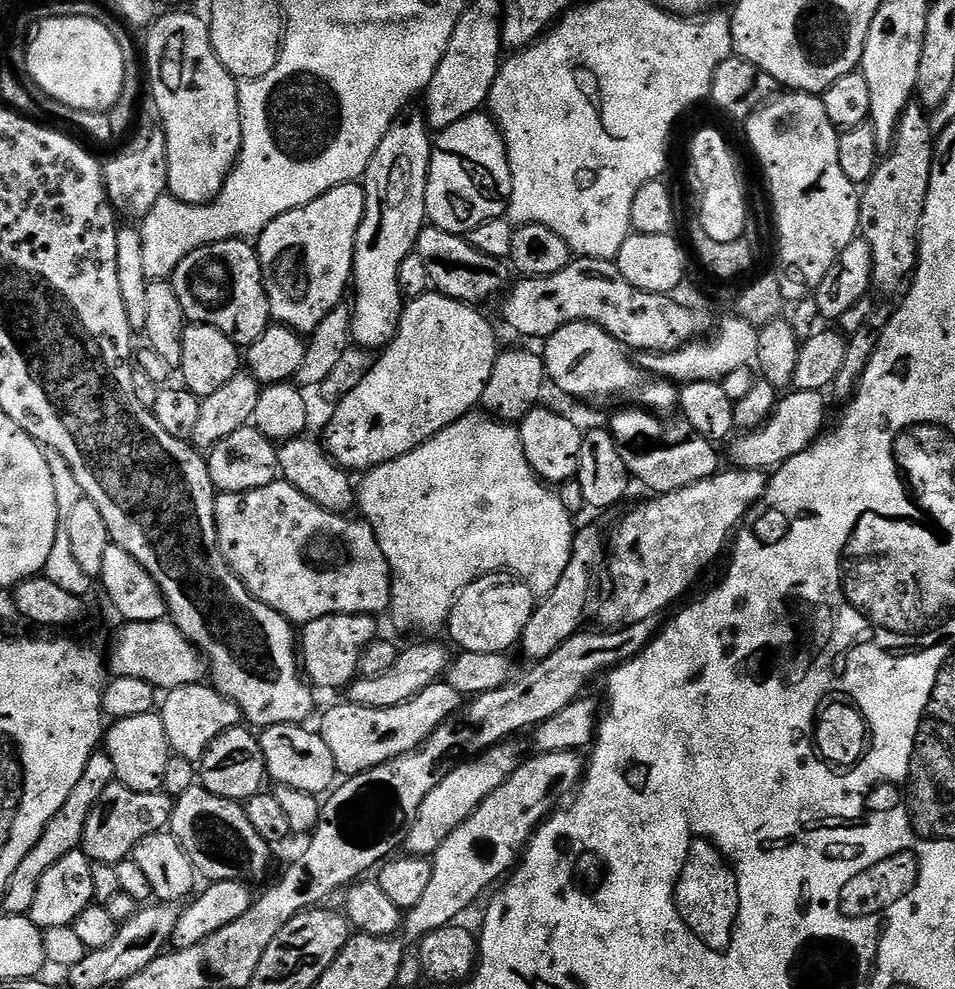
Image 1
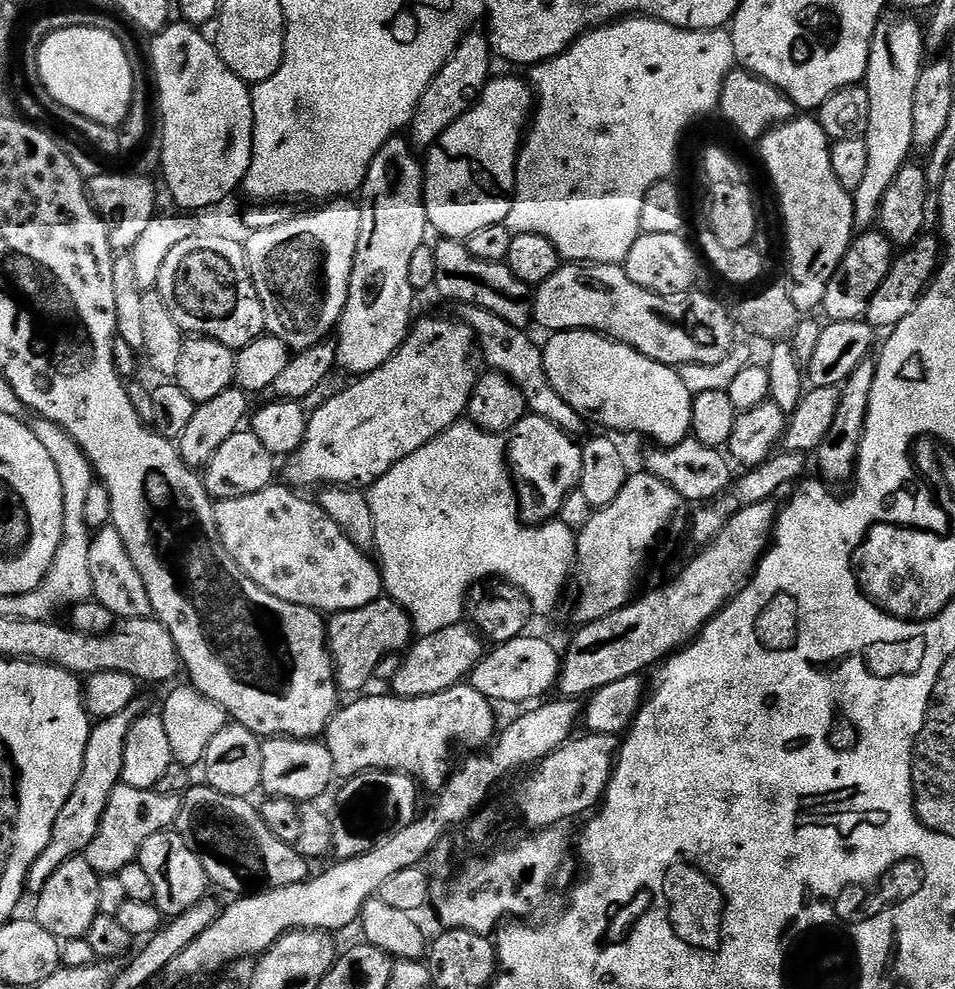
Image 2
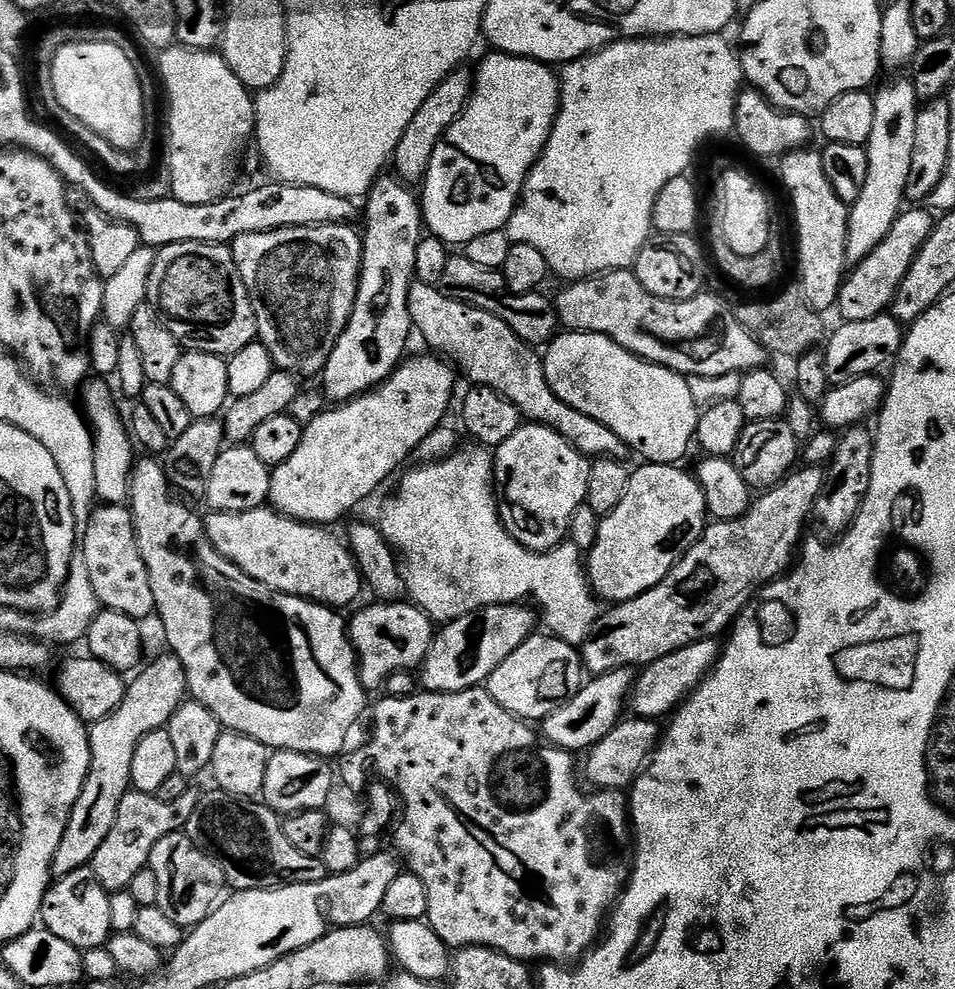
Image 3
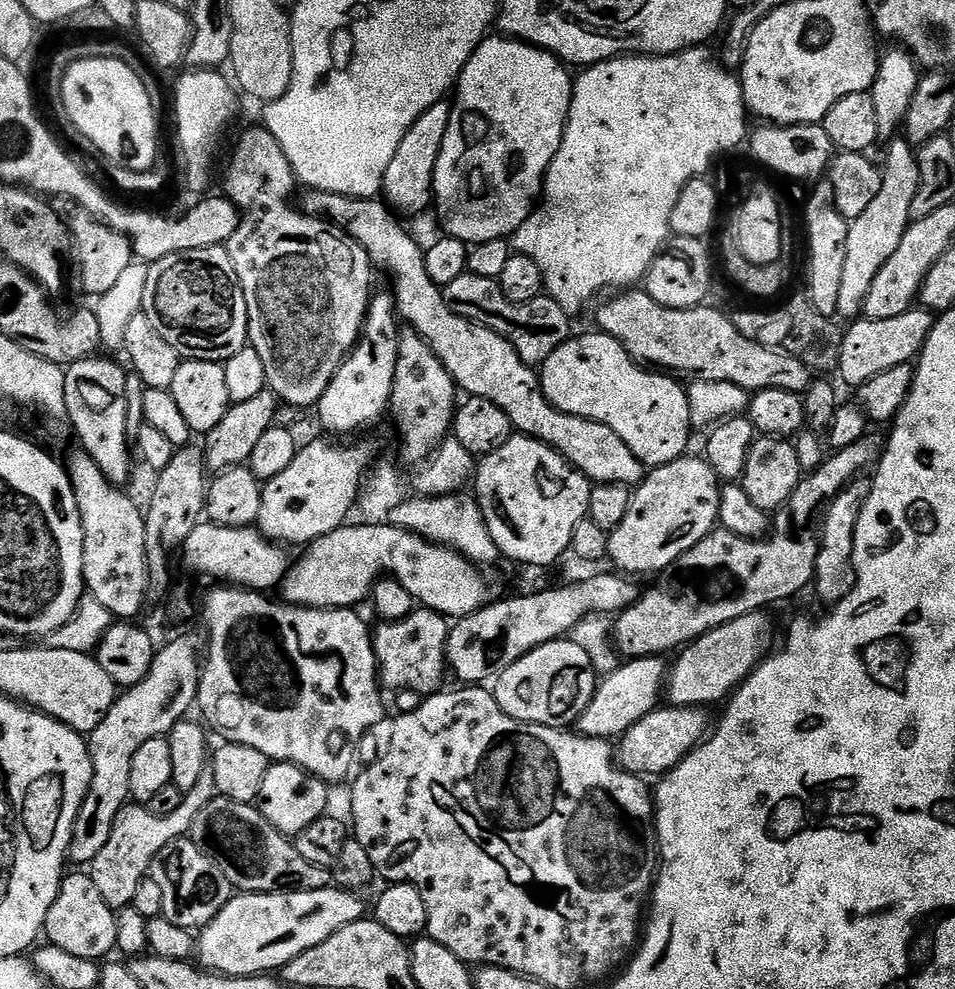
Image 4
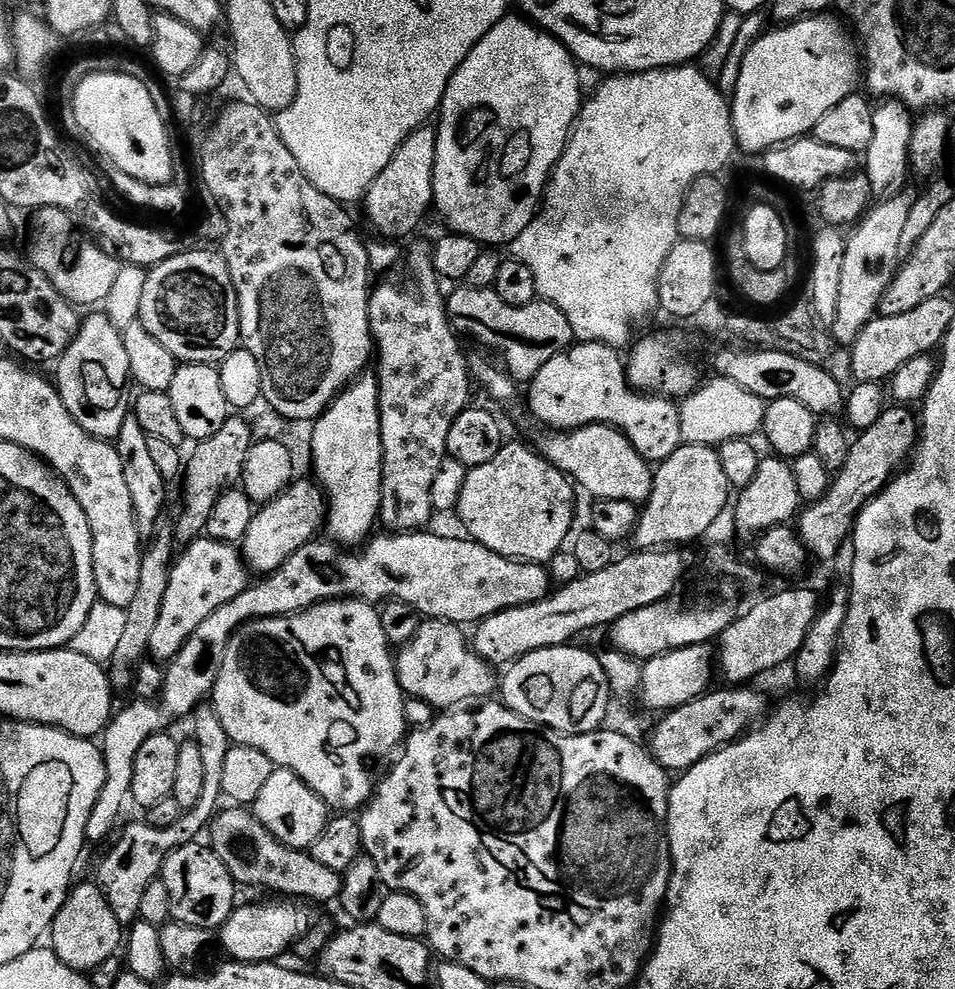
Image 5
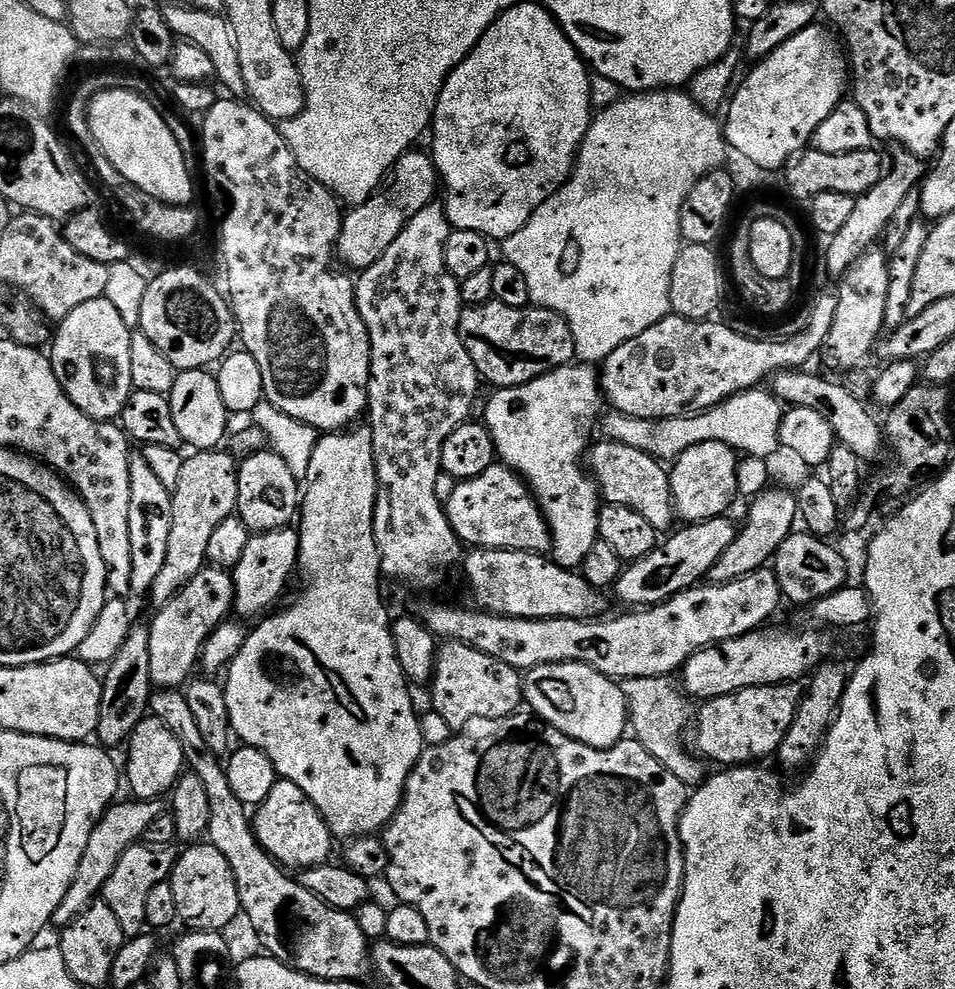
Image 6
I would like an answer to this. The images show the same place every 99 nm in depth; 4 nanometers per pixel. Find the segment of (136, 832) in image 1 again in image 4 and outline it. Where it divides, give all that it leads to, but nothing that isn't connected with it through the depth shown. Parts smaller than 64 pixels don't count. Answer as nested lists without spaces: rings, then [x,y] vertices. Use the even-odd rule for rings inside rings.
[[[210,766],[202,770],[198,786],[184,793],[182,806],[178,806],[178,810],[173,810],[170,814],[150,814],[147,806],[135,802],[129,802],[122,810],[118,810],[118,818],[114,818],[114,830],[110,830],[110,839],[90,865],[94,886],[98,886],[102,898],[106,898],[111,908],[119,910],[131,905],[138,886],[149,879],[152,863],[154,858],[158,858],[162,846],[170,846],[170,842],[187,837],[202,806],[206,806],[206,802],[213,800],[217,794],[214,770]]]

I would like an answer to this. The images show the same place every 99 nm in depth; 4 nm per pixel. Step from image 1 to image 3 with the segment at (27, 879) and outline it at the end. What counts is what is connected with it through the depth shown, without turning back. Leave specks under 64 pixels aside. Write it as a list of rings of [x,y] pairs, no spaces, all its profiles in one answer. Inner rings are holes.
[[[165,654],[153,664],[147,664],[131,677],[133,680],[127,681],[119,706],[109,716],[95,721],[88,728],[90,770],[82,786],[82,794],[78,794],[78,802],[74,802],[72,807],[62,842],[58,842],[58,850],[54,850],[50,875],[53,881],[91,865],[94,854],[98,854],[98,846],[102,846],[106,834],[110,834],[110,826],[114,826],[118,805],[132,788],[130,766],[134,762],[134,750],[138,742],[154,730],[167,728],[174,710],[178,710],[178,706],[189,695],[186,672],[178,657]]]

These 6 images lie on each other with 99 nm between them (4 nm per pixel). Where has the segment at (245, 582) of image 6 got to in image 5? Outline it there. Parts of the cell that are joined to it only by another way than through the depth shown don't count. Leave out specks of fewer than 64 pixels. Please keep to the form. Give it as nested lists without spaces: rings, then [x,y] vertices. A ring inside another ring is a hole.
[[[297,479],[289,488],[282,493],[278,499],[274,499],[271,503],[261,507],[259,511],[253,515],[250,522],[250,530],[246,530],[242,541],[242,555],[244,563],[249,569],[256,574],[269,574],[278,570],[286,562],[286,558],[290,558],[290,554],[298,551],[303,544],[309,544],[317,535],[316,532],[321,531],[322,525],[326,520],[326,497],[319,484],[311,479]]]

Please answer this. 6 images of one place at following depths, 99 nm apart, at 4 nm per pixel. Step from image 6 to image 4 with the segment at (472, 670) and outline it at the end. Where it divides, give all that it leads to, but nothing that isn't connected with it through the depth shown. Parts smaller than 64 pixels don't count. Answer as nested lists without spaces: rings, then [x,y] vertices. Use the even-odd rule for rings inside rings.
[[[423,606],[406,618],[377,623],[372,632],[378,679],[385,689],[417,691],[421,698],[441,691],[448,663],[449,621],[441,614]]]

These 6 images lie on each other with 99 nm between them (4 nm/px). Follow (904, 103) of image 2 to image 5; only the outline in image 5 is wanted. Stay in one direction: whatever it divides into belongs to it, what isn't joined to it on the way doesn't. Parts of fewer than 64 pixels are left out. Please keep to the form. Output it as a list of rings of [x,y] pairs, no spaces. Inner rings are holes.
[[[892,194],[881,204],[873,203],[847,237],[842,258],[842,282],[838,285],[838,310],[830,326],[830,335],[839,344],[852,345],[864,327],[876,319],[888,284],[901,263],[902,226],[906,226],[906,214],[910,214],[912,200],[896,195],[900,194]]]

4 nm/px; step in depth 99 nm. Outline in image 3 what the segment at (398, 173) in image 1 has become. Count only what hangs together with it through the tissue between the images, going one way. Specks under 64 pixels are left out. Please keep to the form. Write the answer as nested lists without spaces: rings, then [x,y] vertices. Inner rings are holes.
[[[384,174],[372,185],[372,190],[366,197],[369,224],[368,229],[362,232],[358,294],[346,330],[342,330],[334,350],[330,350],[330,358],[322,373],[322,391],[329,401],[347,402],[364,392],[372,391],[382,381],[387,380],[405,359],[408,335],[413,335],[414,332],[408,306],[408,291],[416,274],[414,254],[418,250],[418,242],[425,227],[421,201],[417,193],[415,196],[408,188],[411,187],[395,175]]]

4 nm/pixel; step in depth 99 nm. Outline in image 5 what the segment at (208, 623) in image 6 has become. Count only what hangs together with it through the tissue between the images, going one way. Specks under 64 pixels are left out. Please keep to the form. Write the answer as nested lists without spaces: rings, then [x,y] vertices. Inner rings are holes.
[[[207,538],[193,540],[184,553],[175,557],[170,574],[170,586],[166,586],[166,598],[162,601],[162,614],[154,638],[150,638],[148,650],[156,662],[171,662],[186,646],[186,638],[206,622],[206,618],[231,596],[242,594],[250,587],[250,569],[244,563],[241,549],[234,544],[223,544]]]

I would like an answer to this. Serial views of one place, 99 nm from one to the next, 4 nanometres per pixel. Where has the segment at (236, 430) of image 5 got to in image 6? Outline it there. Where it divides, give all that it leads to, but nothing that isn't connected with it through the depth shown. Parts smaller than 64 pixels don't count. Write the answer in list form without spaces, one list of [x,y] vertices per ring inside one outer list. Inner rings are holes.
[[[200,450],[189,455],[182,466],[178,486],[172,489],[174,515],[170,518],[170,543],[166,566],[155,579],[151,599],[167,602],[188,587],[209,563],[208,551],[214,530],[236,511],[238,502],[238,461],[228,450]]]

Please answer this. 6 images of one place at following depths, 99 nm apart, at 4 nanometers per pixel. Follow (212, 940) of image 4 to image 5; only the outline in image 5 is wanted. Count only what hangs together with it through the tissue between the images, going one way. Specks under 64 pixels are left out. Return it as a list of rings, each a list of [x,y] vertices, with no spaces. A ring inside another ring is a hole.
[[[276,902],[280,904],[252,904],[249,908],[243,908],[243,906],[237,907],[229,920],[224,924],[224,927],[219,929],[218,940],[224,943],[224,948],[229,952],[233,961],[242,964],[262,964],[265,962],[275,961],[276,956],[280,956],[284,951],[291,949],[293,945],[299,941],[300,937],[308,931],[310,927],[310,921],[308,916],[304,912],[299,912],[296,907],[288,902]]]

